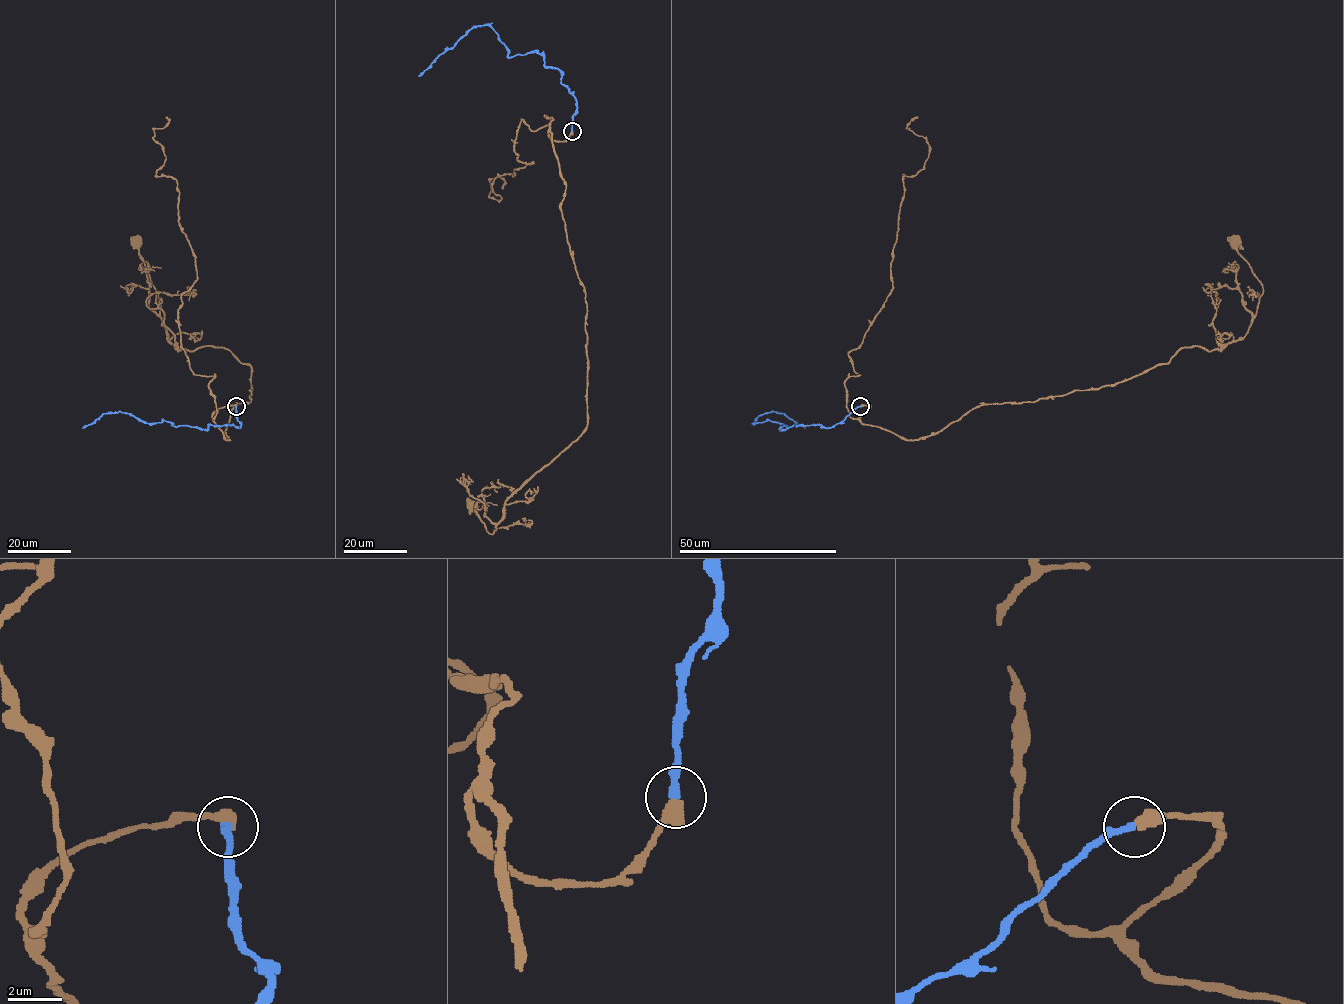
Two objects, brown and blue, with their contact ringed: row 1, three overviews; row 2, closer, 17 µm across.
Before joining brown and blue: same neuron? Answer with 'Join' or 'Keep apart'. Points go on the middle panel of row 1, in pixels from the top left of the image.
Join

